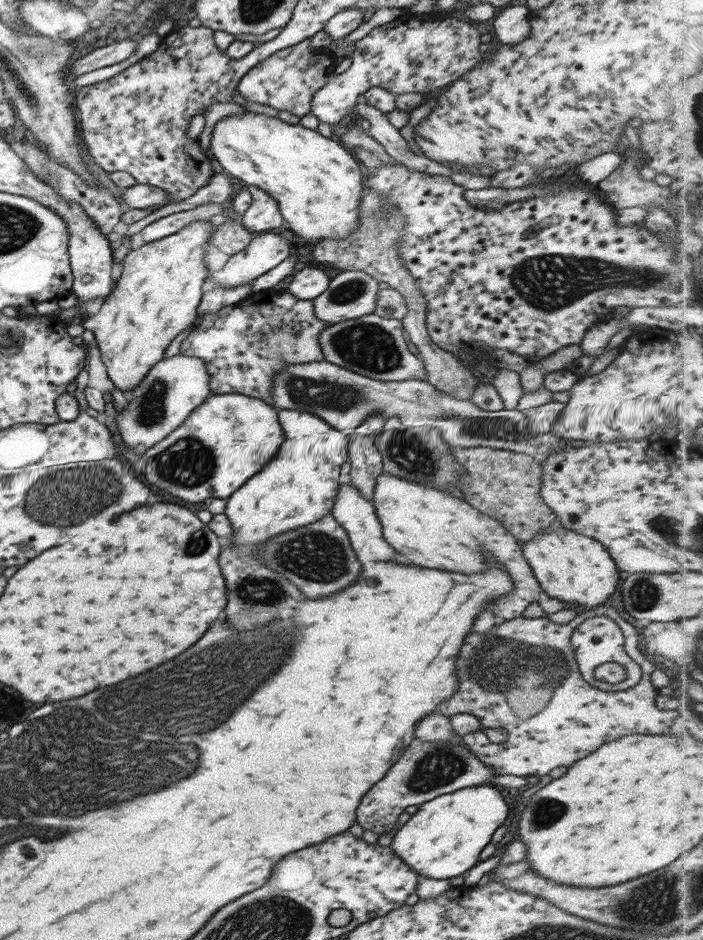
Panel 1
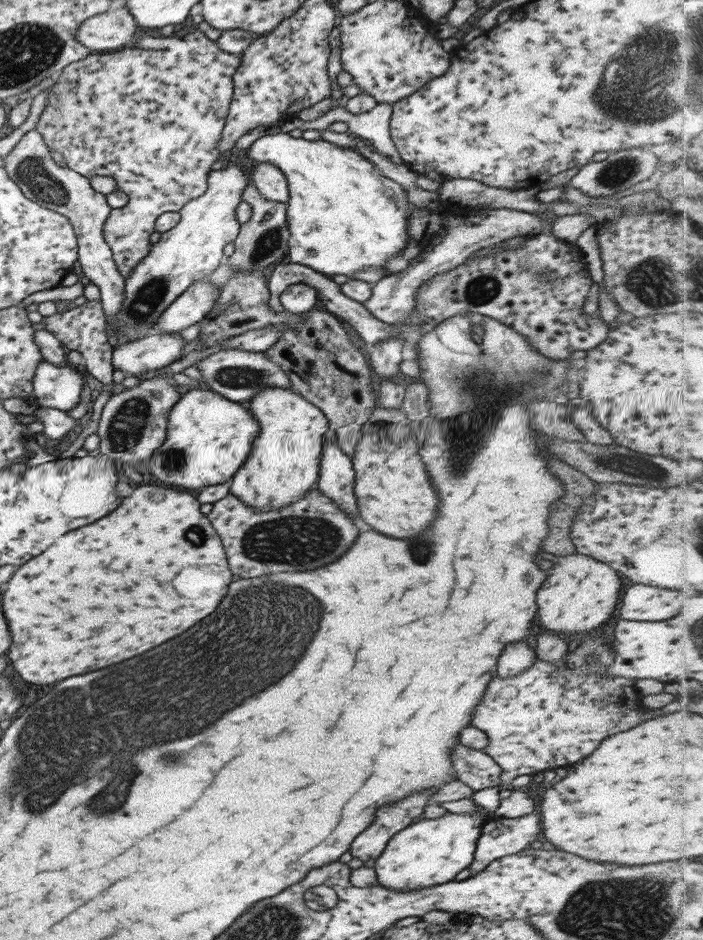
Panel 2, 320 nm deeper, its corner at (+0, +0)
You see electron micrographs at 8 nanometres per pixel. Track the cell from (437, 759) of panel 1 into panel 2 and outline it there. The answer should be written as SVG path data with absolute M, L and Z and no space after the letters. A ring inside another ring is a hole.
M438 787L430 790L421 790L413 796L405 797L399 804L377 808L373 826L369 826L365 832L361 832L349 848L352 858L359 858L363 863L366 860L375 860L385 848L387 841L399 830L403 830L411 824L411 818L419 816L423 807Z

